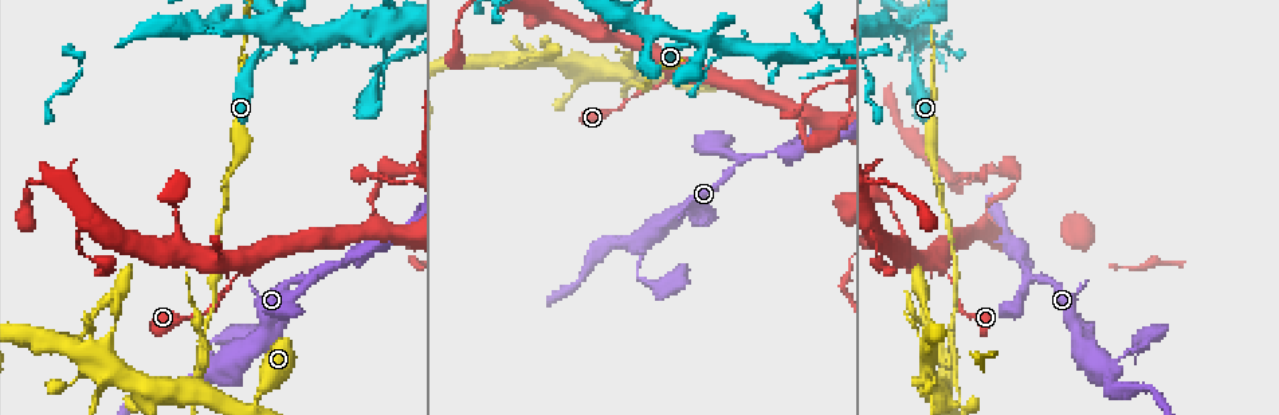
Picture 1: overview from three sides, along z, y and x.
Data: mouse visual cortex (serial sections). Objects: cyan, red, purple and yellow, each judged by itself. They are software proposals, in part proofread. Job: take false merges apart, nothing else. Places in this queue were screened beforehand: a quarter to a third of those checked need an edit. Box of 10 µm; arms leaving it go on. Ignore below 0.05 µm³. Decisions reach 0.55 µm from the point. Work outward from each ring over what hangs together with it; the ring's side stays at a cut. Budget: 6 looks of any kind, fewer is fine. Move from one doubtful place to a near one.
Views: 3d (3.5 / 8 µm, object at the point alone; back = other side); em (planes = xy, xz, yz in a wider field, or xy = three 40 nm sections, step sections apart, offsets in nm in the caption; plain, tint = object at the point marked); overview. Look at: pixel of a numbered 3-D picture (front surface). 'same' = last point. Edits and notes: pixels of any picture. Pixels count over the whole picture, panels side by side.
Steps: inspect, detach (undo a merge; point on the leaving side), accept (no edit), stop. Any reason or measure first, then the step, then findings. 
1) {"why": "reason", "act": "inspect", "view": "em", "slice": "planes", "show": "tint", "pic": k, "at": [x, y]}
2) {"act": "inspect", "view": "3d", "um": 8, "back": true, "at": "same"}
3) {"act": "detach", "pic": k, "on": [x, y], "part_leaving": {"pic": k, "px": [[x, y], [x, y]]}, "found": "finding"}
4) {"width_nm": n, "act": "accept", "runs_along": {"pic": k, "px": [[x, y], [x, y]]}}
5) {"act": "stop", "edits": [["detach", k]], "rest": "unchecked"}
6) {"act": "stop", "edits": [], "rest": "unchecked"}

{"why": "calibre changes", "act": "inspect", "view": "3d", "um": 3.5, "pic": 1, "at": [1014, 191]}

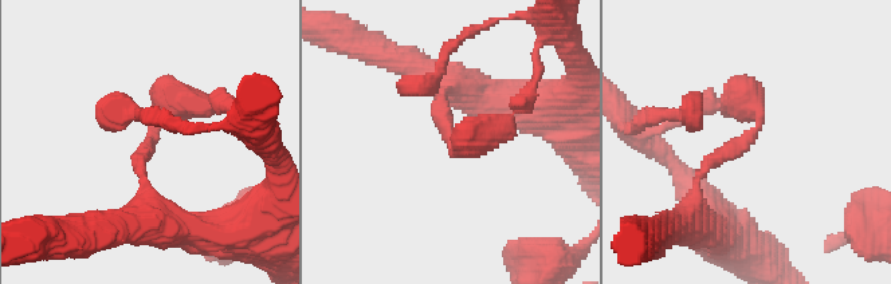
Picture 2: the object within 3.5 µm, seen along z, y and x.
{"act": "inspect", "view": "em", "slice": "xy", "step": 5, "show": "tint", "pic": 2, "at": [748, 136]}

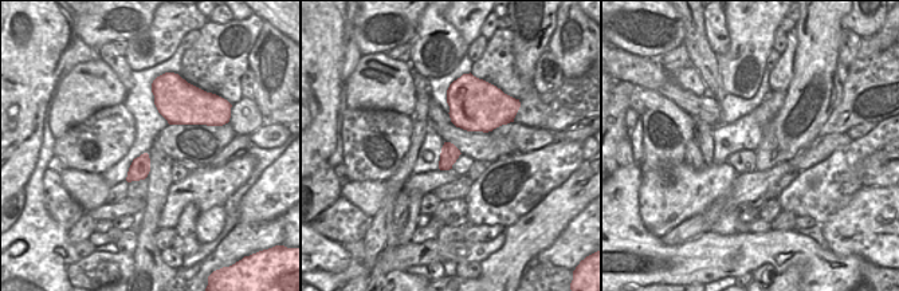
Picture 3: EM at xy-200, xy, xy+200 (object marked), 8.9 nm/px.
{"act": "accept", "runs_along": {"pic": 2, "px": [[450, 87], [454, 153], [507, 122]]}, "found": "continuous, no second cell"}

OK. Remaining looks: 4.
{"why": "calibre changes", "act": "inspect", "view": "3d", "um": 3.5, "pic": 1, "at": [638, 79]}

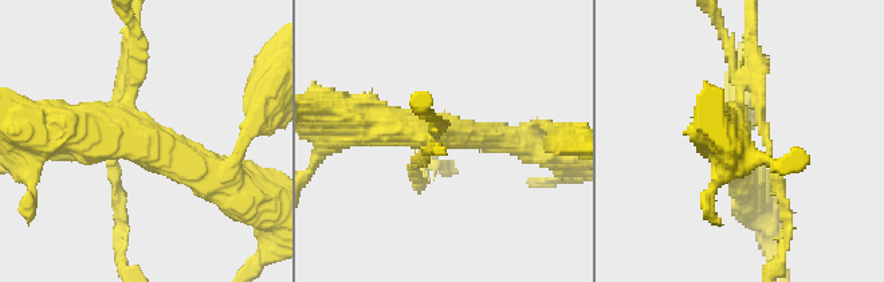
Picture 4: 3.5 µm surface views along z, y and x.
{"act": "inspect", "view": "em", "slice": "xy", "step": 5, "show": "tint", "pic": 4, "at": [136, 128]}

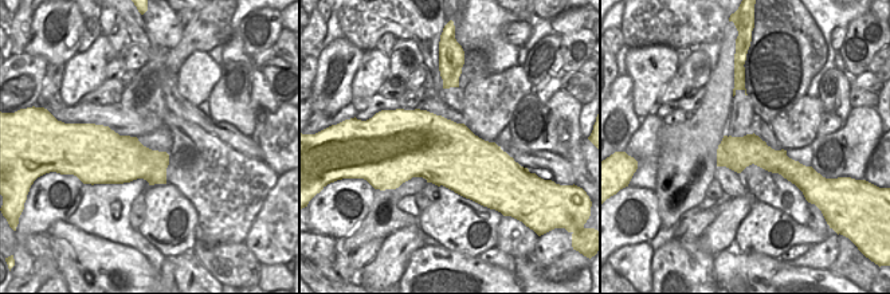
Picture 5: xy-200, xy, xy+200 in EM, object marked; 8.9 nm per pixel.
{"act": "detach", "pic": 4, "on": [114, 165], "found": "a second cell is stuck on"}

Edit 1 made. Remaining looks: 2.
{"act": "stop", "edits": [["detach", 4]], "rest": "unchecked"}

